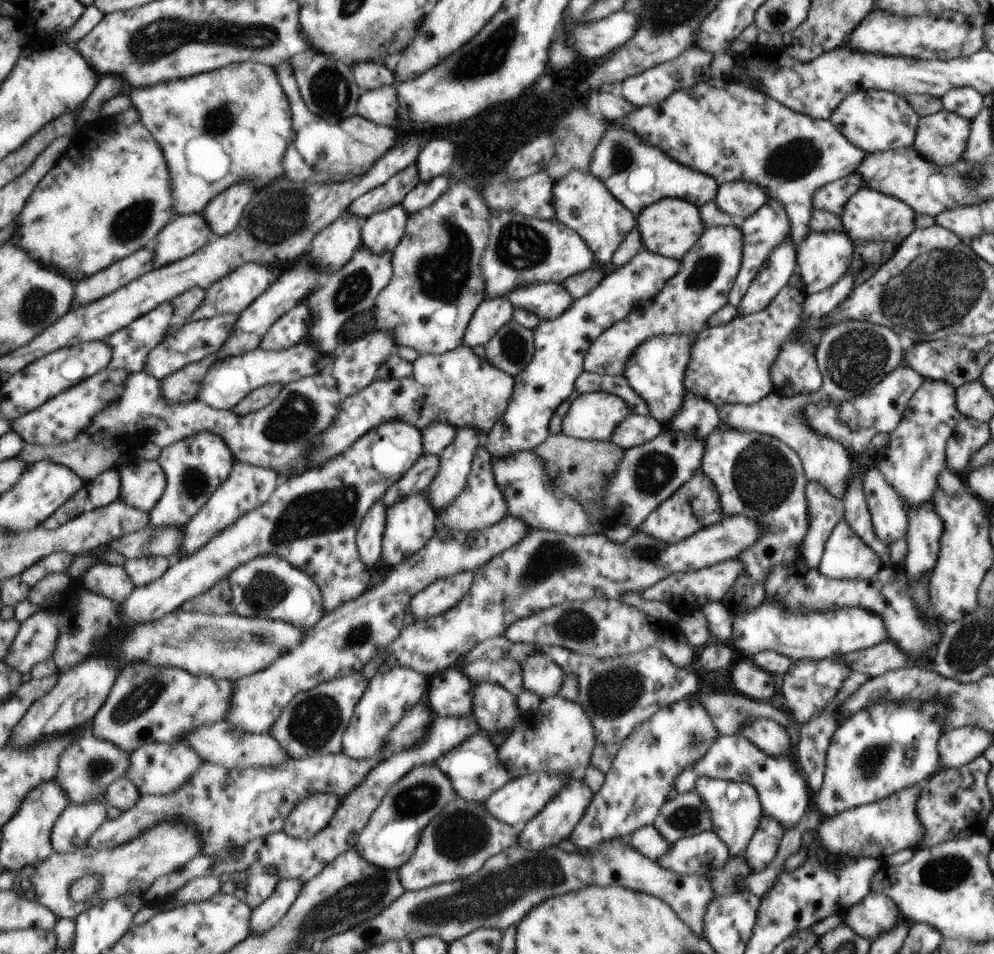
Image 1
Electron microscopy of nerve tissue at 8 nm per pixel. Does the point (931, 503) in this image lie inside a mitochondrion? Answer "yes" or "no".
no

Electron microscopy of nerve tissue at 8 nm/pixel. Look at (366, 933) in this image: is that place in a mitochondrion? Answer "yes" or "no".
yes

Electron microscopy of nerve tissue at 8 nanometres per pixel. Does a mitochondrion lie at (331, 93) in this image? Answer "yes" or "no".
yes

